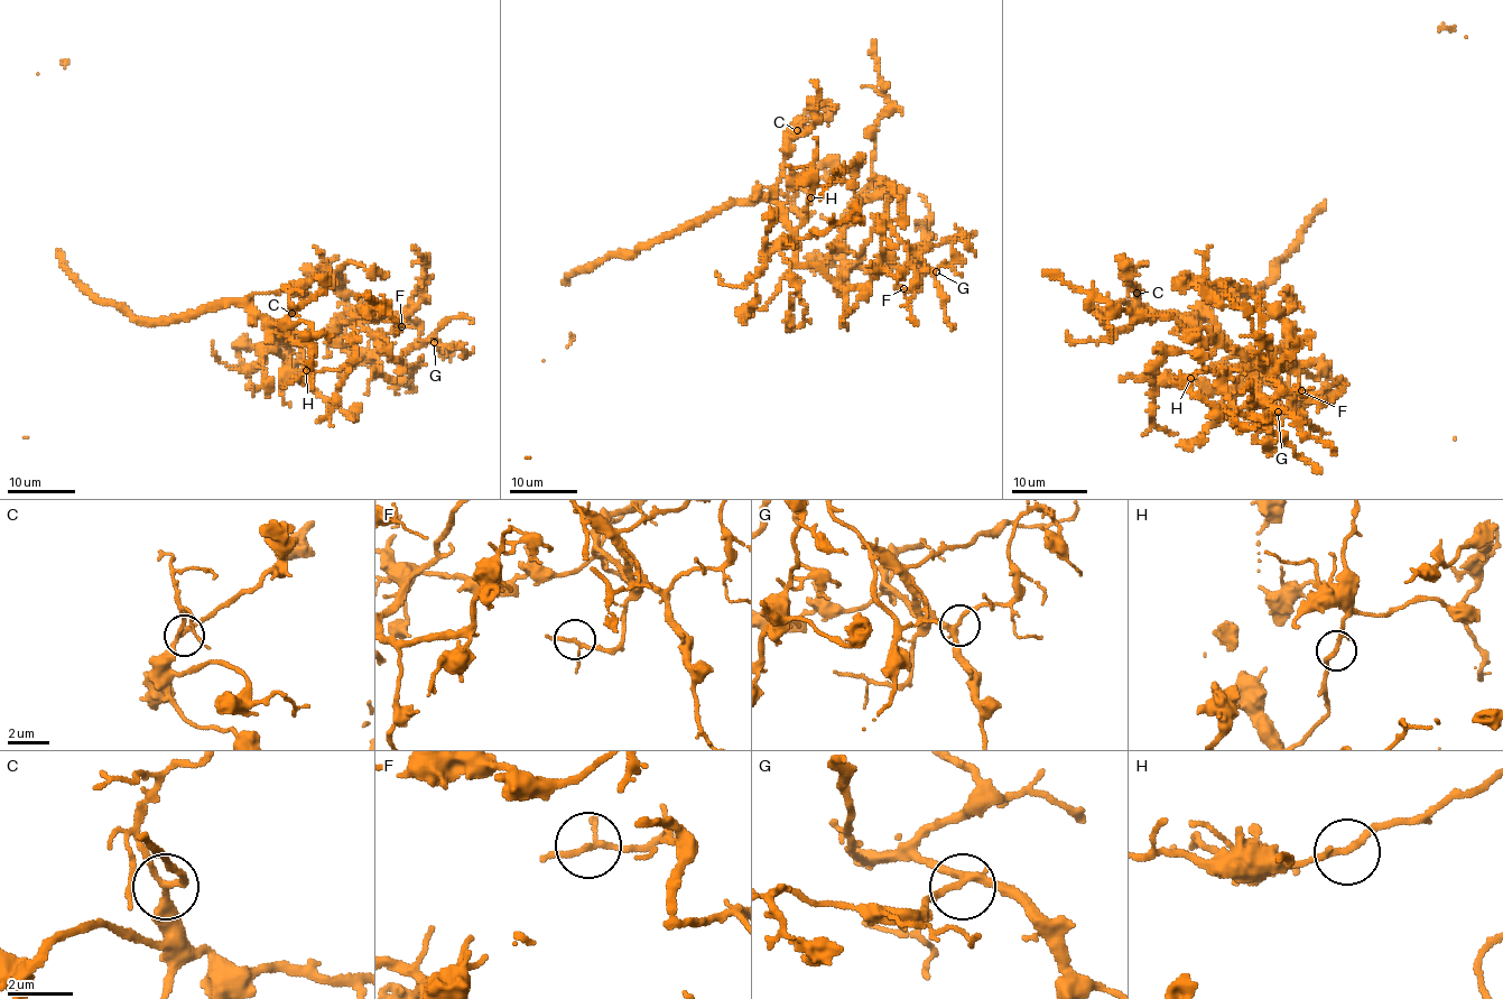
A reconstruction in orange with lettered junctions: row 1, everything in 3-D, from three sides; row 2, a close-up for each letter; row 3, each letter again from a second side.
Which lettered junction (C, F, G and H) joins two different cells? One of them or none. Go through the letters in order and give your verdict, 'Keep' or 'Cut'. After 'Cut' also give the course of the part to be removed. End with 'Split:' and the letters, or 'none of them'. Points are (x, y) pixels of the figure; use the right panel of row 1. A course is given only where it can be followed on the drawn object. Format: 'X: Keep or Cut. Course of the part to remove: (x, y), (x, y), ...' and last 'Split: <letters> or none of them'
C: Keep
F: Keep
G: Keep
H: Keep
Split: none of them

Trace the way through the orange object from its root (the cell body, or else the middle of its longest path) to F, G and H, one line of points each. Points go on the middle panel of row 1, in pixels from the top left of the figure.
F: (738, 205), (771, 200), (795, 236), (796, 261), (836, 280), (852, 266), (915, 260), (920, 285), (903, 288)
G: (738, 205), (771, 200), (795, 236), (796, 261), (836, 280), (852, 266), (882, 269), (911, 259), (936, 271)
H: (738, 205), (771, 200), (795, 229), (806, 218), (806, 200), (809, 197)

